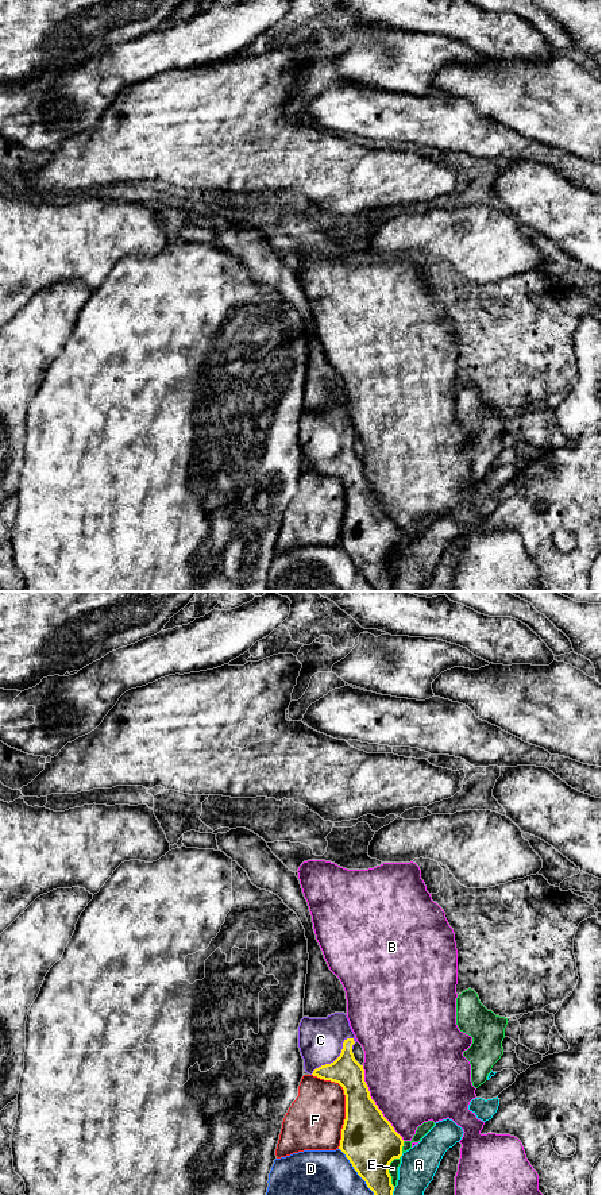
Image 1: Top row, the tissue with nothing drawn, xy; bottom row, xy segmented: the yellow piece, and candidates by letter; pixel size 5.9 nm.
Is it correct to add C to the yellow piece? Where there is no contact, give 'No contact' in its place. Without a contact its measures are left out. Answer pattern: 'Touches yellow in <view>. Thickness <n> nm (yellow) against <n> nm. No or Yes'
Touches yellow in xy. Thickness 170 nm (yellow) against 280 nm. Yes

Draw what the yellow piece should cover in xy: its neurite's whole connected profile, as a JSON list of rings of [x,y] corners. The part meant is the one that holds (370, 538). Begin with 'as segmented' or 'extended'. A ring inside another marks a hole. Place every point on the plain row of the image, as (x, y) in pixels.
extended | [[[335,408],[327,413],[304,412],[298,421],[298,443],[304,454],[305,467],[339,478],[344,485],[346,514],[339,544],[375,591],[393,591],[394,581],[391,579],[389,560],[394,554],[402,551],[404,535],[370,492],[363,460],[355,455],[352,448],[356,437],[344,408]]]

